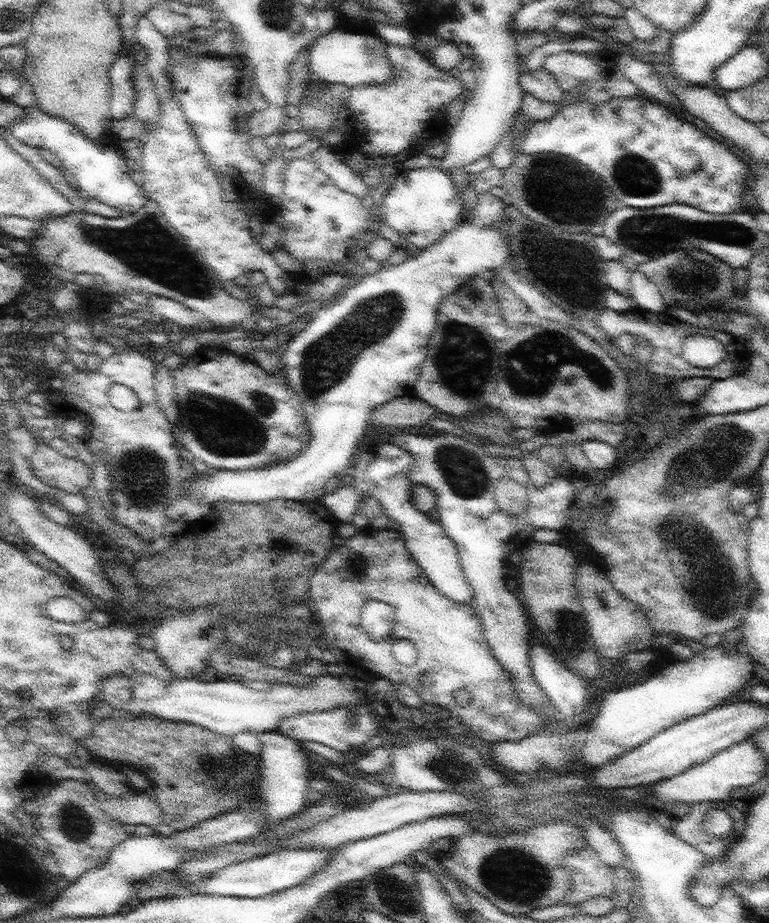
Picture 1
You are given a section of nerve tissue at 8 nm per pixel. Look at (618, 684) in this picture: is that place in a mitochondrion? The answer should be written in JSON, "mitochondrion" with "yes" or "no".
{"mitochondrion":"no"}

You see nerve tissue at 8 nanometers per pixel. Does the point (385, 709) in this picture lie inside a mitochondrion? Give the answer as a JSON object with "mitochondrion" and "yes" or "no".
{"mitochondrion":"no"}

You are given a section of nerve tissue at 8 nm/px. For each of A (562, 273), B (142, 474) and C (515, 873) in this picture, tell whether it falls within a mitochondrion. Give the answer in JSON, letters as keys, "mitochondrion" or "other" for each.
{"A":"other","B":"mitochondrion","C":"mitochondrion"}

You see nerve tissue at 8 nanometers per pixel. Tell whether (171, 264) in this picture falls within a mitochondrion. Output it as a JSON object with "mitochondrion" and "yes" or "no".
{"mitochondrion":"yes"}

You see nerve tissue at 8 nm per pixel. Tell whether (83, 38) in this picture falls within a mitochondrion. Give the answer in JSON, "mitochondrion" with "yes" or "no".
{"mitochondrion":"no"}

